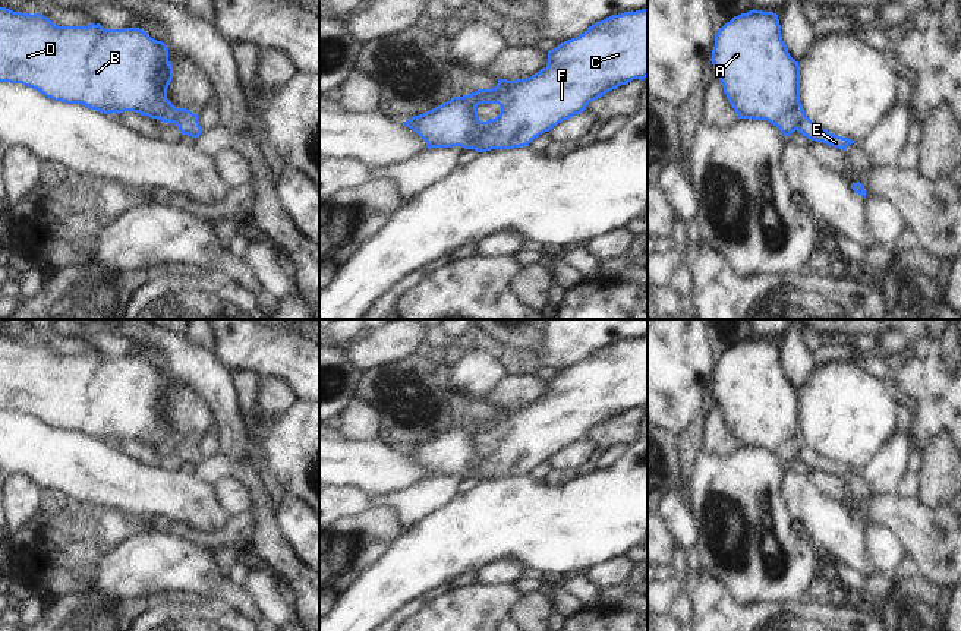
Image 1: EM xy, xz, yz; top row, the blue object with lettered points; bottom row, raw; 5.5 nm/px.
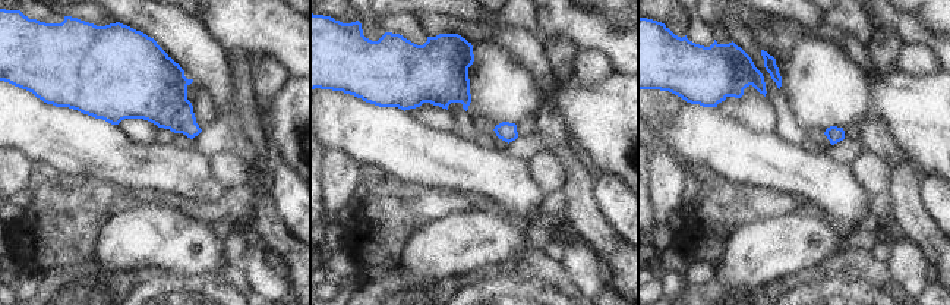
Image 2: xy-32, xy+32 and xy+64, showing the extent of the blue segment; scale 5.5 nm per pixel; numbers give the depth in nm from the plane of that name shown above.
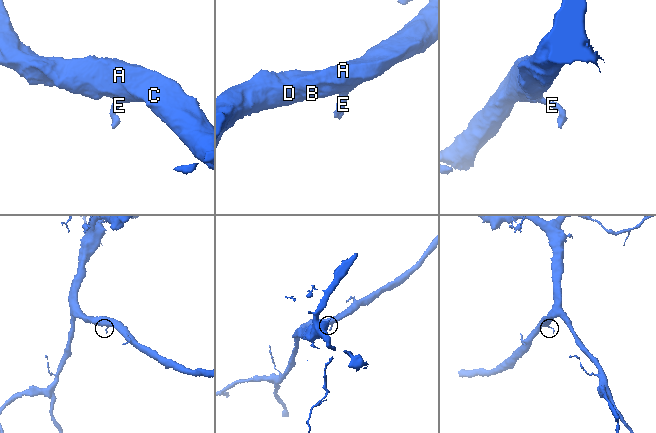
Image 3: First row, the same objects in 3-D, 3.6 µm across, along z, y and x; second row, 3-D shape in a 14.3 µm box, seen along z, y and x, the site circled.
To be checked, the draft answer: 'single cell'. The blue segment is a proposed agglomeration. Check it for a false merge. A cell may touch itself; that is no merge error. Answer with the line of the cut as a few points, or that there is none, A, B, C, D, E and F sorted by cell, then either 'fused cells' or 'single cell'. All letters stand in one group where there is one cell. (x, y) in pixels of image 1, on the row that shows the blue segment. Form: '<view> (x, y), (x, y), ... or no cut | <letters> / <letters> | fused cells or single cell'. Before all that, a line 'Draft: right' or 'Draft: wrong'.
Draft: right
no cut | A B C D E F | single cell

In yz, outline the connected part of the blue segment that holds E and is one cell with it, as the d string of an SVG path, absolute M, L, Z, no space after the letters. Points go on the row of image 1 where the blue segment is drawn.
M750 10L734 16L715 35L715 76L738 119L768 120L784 136L798 130L838 149L856 143L813 123L800 102L800 66L782 41L778 15Z

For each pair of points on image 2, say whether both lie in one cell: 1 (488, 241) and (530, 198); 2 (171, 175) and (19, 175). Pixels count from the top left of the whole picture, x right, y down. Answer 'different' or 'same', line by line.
1: different
2: different

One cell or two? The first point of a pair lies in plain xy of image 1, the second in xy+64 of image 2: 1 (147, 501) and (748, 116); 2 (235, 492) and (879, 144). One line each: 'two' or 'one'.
1: two
2: two

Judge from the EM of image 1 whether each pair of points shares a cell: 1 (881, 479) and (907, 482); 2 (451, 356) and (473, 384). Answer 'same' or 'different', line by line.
1: different
2: different

